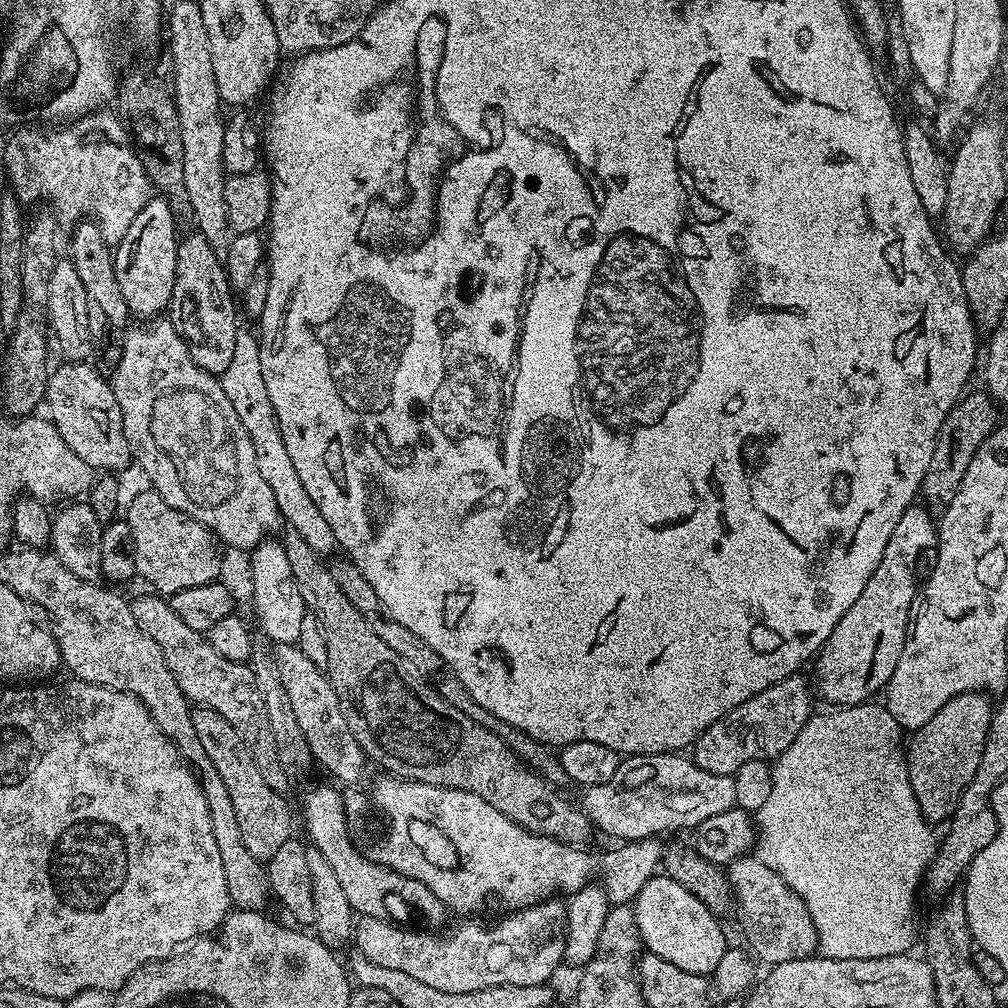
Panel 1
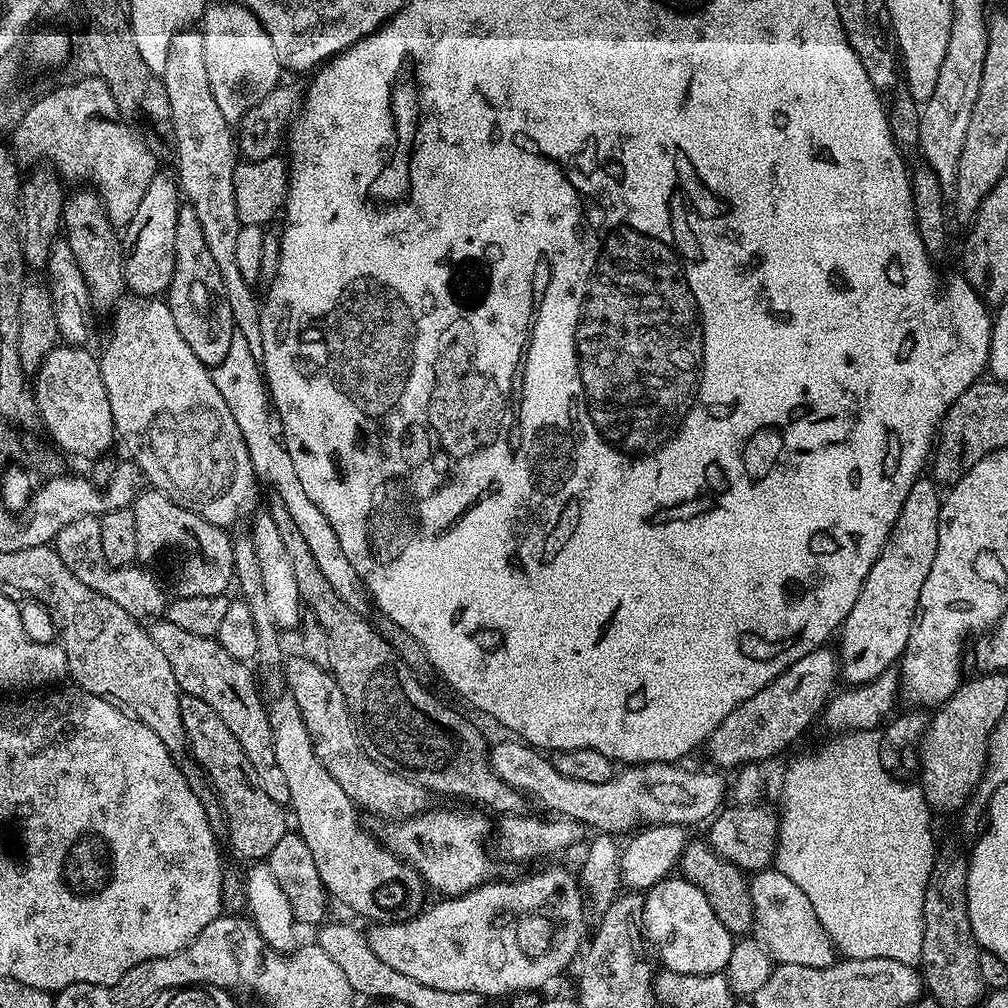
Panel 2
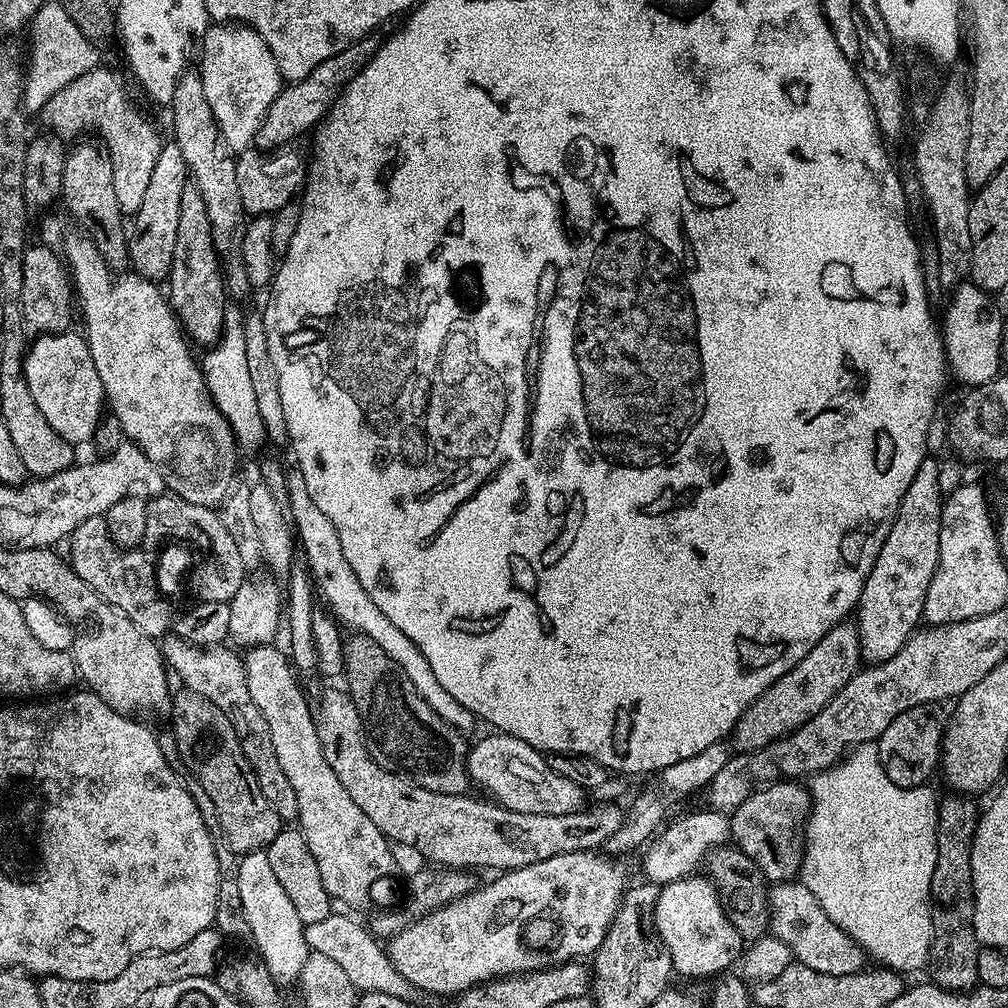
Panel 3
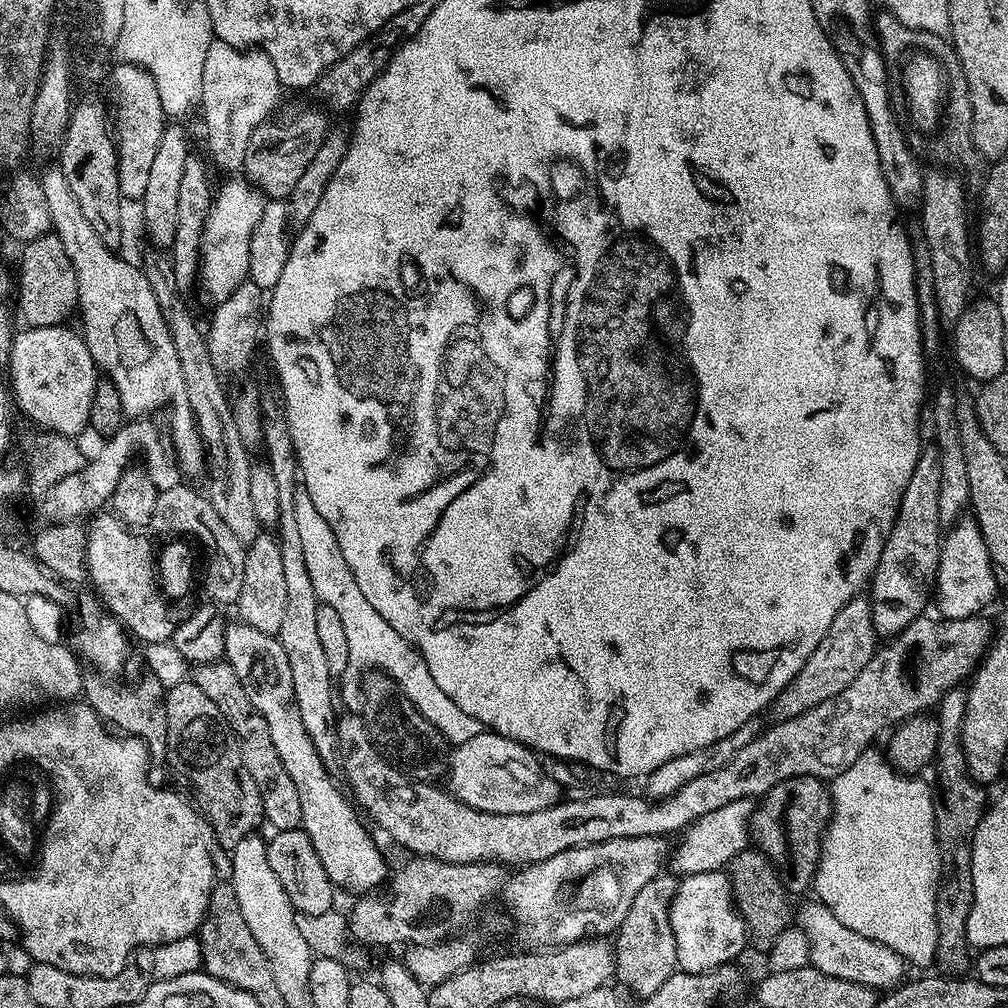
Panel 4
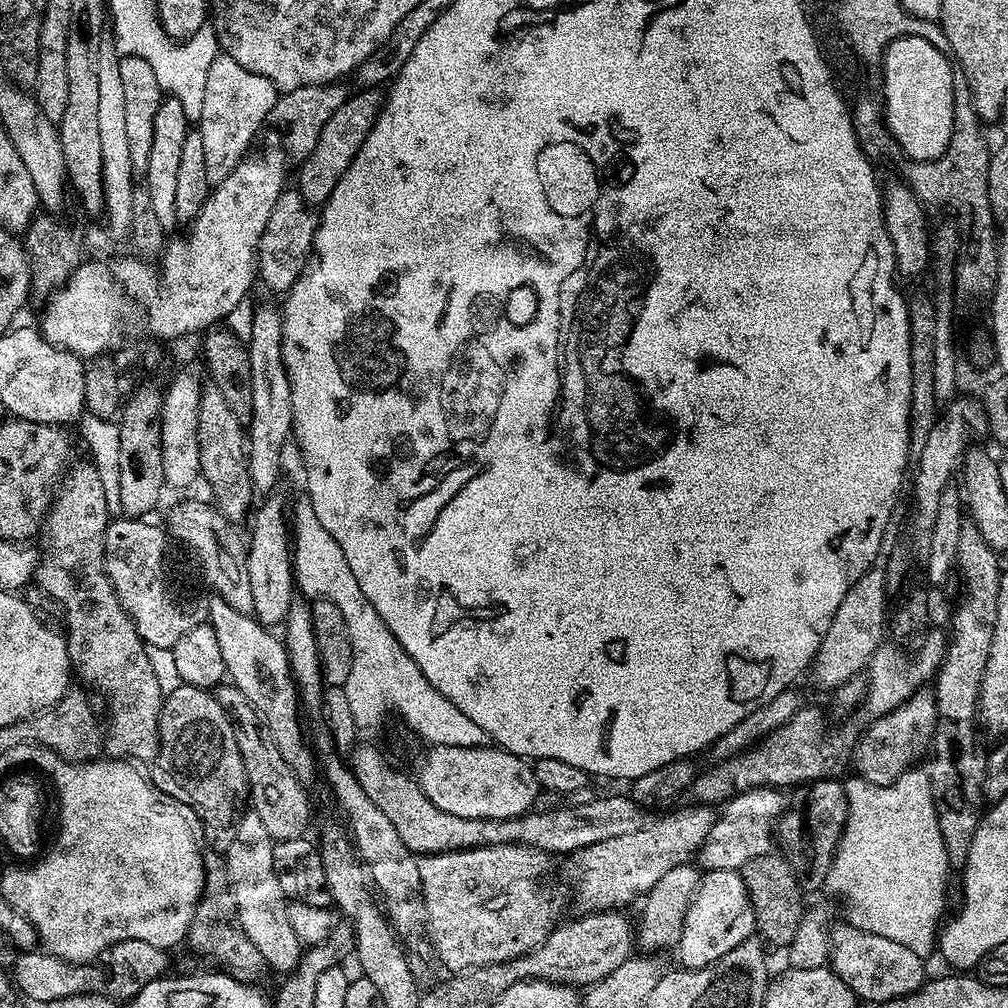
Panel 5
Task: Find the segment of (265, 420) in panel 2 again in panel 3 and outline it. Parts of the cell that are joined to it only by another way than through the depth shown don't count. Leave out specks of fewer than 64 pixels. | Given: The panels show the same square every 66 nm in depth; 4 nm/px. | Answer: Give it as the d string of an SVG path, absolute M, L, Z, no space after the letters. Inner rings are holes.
M225 307L224 329L220 332L220 339L207 349L202 356L202 371L204 384L208 388L208 395L216 403L216 409L226 418L230 430L236 439L236 447L241 453L256 452L266 444L266 427L263 426L261 411L258 410L257 396L254 395L253 382L249 375L246 362L245 331L243 311ZM298 470L288 472L287 511L290 513L290 524L294 529L302 560L308 567L315 591L321 597L324 595L323 603L327 605L332 615L345 629L352 628L348 630L366 637L367 640L373 640L382 650L386 650L389 658L404 671L406 678L414 682L418 694L422 694L422 698L436 711L438 718L450 722L450 726L454 726L462 733L471 733L471 728L478 724L478 717L458 702L454 702L454 697L446 694L446 690L442 690L438 678L434 678L434 670L430 670L430 662L426 662L426 658L420 653L420 647L410 642L410 638L406 638L406 634L402 634L402 630L398 630L398 626L394 626L394 622L390 622L390 618L386 618L386 614L382 614L382 610L374 606L374 598L370 598L370 594L362 590L358 574L354 574L350 562L346 562L346 554L342 554L338 530L334 530L330 518L326 518L326 514L322 514L322 510L314 506L314 498L310 498L310 490L306 490L306 478L302 478Z

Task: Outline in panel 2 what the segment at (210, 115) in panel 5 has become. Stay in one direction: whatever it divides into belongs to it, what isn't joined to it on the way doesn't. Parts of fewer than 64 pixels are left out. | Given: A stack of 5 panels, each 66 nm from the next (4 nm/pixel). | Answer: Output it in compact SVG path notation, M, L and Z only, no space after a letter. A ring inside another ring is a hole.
M239 2L209 3L204 9L202 31L210 91L223 117L230 122L238 122L281 83L282 69L274 42L270 42L270 34L266 34L262 22L258 22L252 11Z

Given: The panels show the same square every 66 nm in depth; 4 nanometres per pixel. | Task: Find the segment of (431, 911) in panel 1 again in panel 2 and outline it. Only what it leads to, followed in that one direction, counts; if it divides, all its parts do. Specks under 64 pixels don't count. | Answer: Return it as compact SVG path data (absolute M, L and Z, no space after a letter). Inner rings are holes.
M280 690L277 696L267 697L266 707L274 734L274 758L278 758L278 767L290 785L290 808L296 811L294 828L310 849L329 897L335 903L337 900L353 908L360 916L376 916L380 912L376 905L376 891L387 884L401 884L408 891L409 902L418 903L420 891L426 888L424 879L411 864L401 860L395 852L388 851L377 837L375 840L366 829L360 828L361 813L346 790L334 782L326 766L318 762L318 754L314 754L298 702L294 702L286 690Z

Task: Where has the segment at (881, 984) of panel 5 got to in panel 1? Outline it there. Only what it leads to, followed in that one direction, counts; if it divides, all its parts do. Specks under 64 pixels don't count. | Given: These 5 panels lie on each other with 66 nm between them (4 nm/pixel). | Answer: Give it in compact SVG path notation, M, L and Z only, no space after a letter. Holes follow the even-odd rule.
M755 854L739 856L737 860L727 865L726 871L738 916L740 912L740 924L744 927L745 938L748 939L747 947L761 965L771 966L782 962L794 962L798 958L811 956L817 951L816 931L814 922L810 918L810 910L806 910L802 898L798 898L798 894L794 894L794 890L790 890L786 882L782 882L780 875L770 870L770 866L766 866L766 862L762 862Z

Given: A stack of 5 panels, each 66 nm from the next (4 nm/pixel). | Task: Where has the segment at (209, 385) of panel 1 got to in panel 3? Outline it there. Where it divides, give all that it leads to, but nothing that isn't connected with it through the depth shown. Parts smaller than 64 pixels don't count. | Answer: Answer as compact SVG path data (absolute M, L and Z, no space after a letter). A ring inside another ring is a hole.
M72 230L67 233L62 256L78 297L79 311L80 308L84 311L82 332L94 358L94 367L98 369L98 378L102 378L107 407L120 423L120 431L144 451L155 468L160 469L171 495L181 496L186 502L194 502L198 506L216 508L230 492L228 483L236 472L236 439L226 418L216 409L216 403L208 395L201 365L197 357L196 360L192 357L193 349L165 293L161 289L159 292L156 289L159 287L153 281L136 275L135 271L114 275L102 254L98 254L98 246L94 246L92 239L84 235L83 231Z

